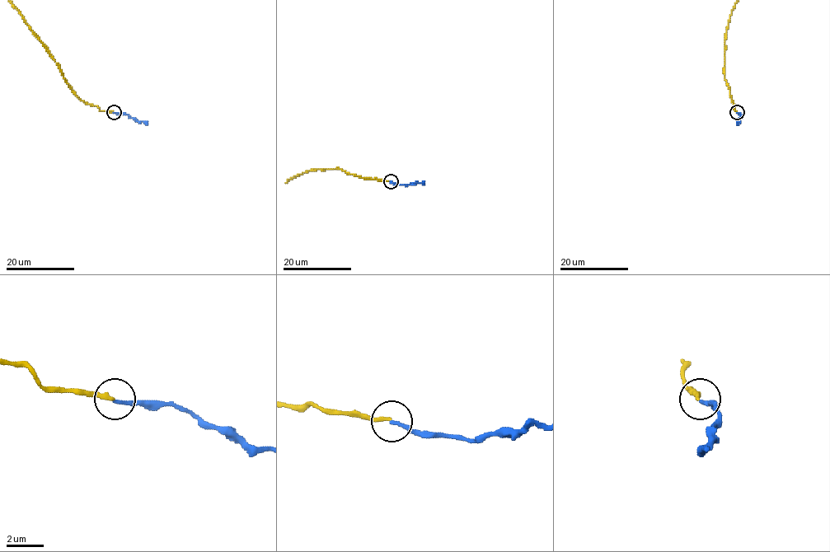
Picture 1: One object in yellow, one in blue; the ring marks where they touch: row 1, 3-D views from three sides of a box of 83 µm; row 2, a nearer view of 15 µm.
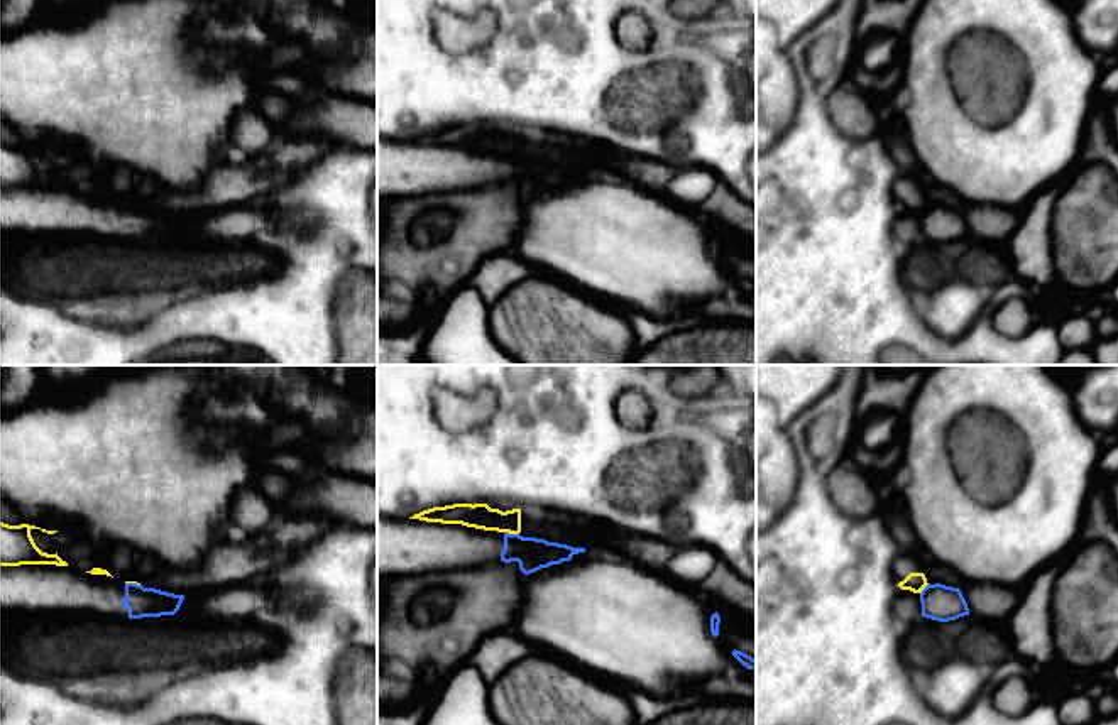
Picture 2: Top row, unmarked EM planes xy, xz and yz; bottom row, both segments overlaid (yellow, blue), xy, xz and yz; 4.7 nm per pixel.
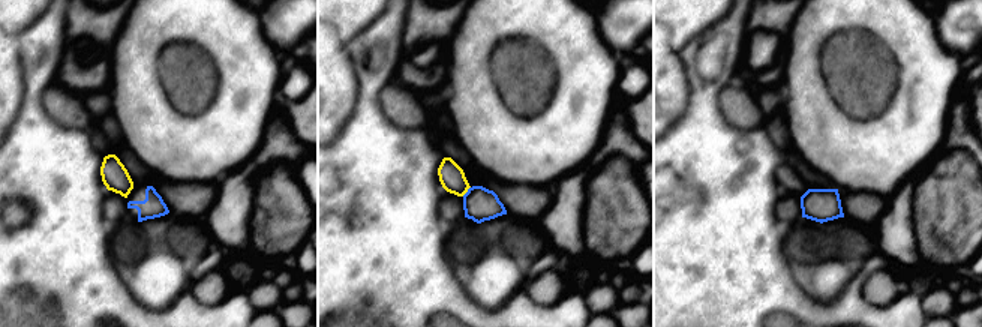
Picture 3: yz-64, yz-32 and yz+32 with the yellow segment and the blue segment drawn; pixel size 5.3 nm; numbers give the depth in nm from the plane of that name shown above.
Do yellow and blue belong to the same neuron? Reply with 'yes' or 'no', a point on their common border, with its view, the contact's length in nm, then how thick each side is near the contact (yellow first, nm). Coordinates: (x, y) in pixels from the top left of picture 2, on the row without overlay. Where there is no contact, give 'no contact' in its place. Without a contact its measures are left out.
no | xz (511, 154) | 70 nm | 120/150 nm

